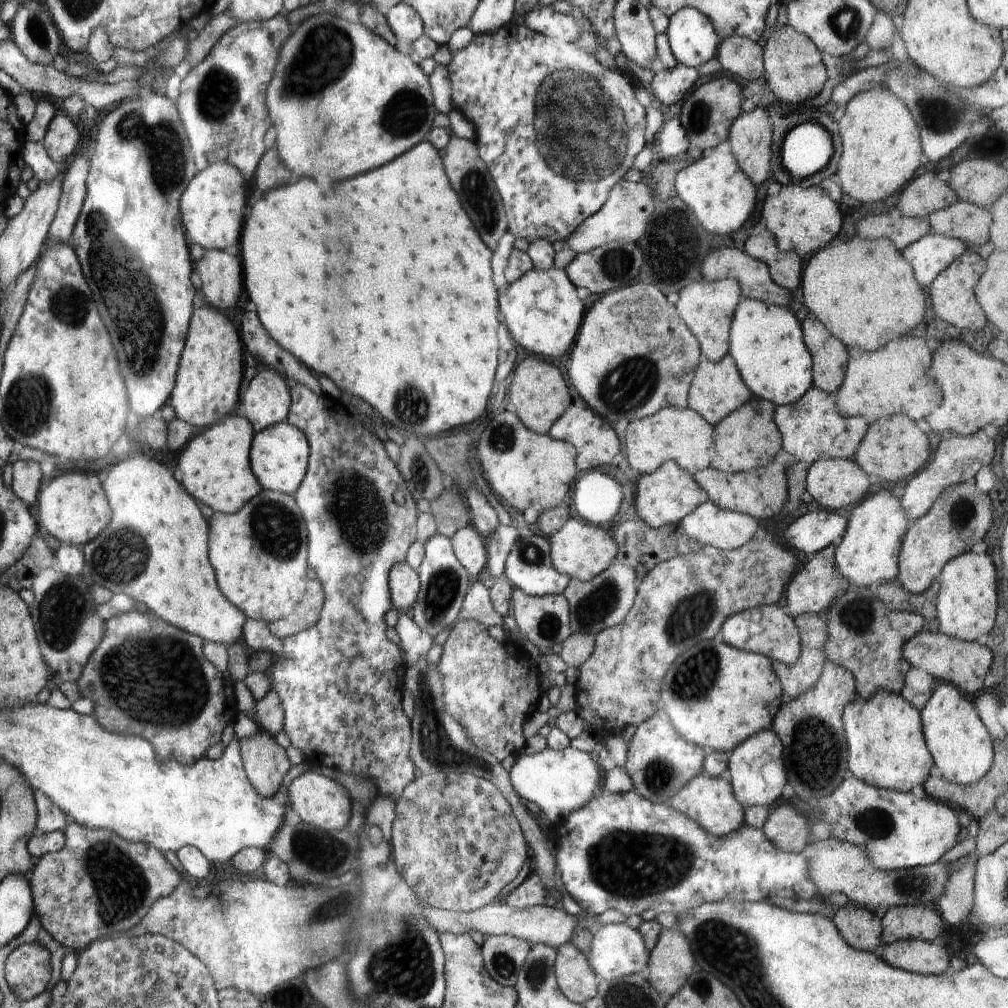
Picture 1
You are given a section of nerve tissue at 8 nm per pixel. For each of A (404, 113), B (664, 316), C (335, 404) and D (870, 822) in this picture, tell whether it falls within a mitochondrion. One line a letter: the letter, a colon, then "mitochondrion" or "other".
A: mitochondrion
B: other
C: other
D: mitochondrion

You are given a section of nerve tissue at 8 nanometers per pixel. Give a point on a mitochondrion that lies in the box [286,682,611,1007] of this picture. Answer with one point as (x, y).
(402, 970)

